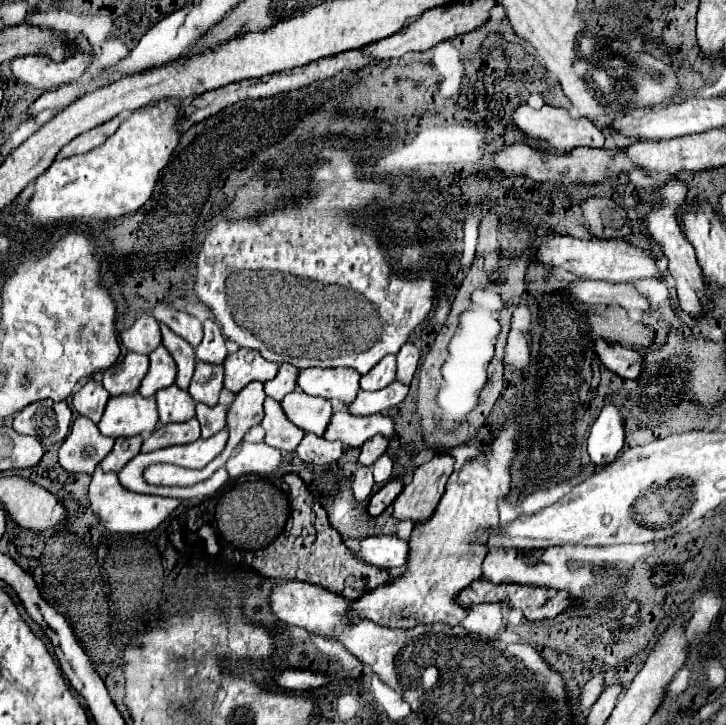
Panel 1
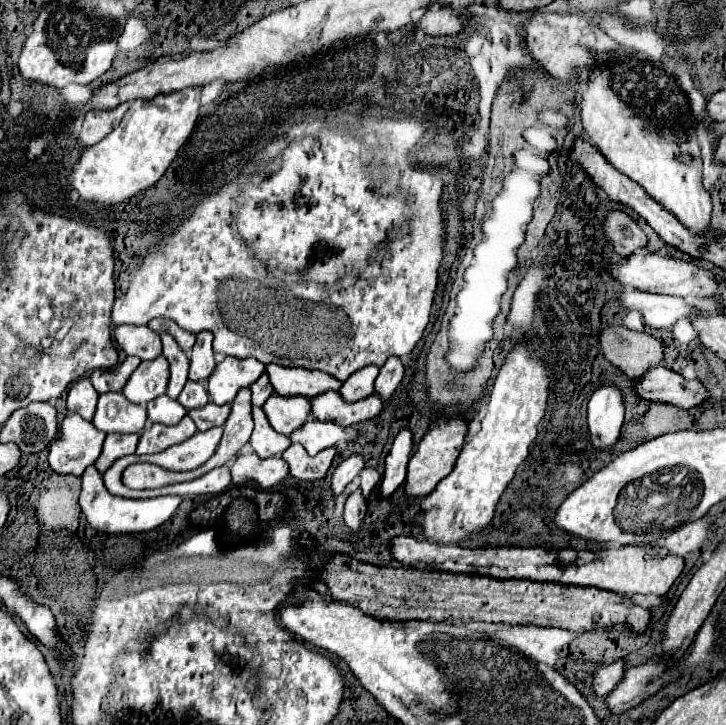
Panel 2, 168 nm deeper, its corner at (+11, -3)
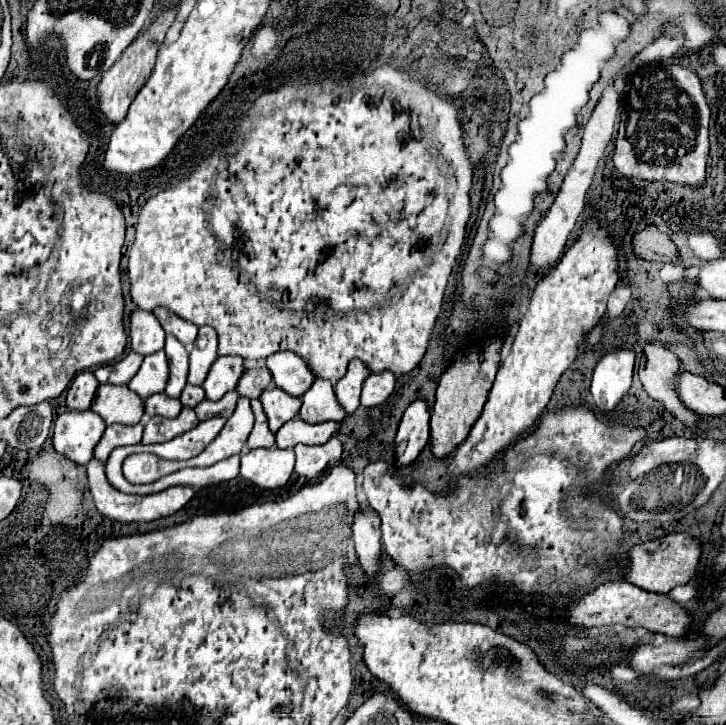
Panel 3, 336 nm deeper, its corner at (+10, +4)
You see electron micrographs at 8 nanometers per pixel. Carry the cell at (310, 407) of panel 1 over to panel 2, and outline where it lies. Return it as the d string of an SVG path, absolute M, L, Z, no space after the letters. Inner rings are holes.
M273 394L269 402L265 402L263 412L267 414L267 420L275 432L289 436L293 430L303 426L305 420L309 418L311 414L309 398L303 398L303 396L285 398L285 396Z

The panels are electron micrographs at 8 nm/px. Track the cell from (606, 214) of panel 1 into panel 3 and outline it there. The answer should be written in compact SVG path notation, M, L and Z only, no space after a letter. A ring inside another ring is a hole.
M644 225L638 229L632 237L632 249L642 259L658 259L670 263L678 257L678 251L670 237L658 231L656 225Z

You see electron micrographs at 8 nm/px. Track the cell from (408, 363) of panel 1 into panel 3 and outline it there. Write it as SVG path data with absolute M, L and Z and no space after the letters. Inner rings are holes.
M382 371L382 373L372 373L366 381L364 381L364 389L362 389L362 407L376 407L380 403L384 403L390 393L394 391L394 383L396 383L396 375L392 371Z

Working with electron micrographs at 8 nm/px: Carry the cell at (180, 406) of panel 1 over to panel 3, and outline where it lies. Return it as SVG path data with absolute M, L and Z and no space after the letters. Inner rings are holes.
M156 393L146 399L144 411L148 415L160 415L160 417L178 417L182 409L182 403L178 399L168 397L166 393Z

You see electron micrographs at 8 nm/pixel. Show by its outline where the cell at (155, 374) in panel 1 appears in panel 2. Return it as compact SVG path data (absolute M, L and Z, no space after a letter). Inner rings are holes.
M159 356L155 360L141 362L123 388L123 394L133 404L147 404L149 400L165 394L169 382L169 362Z

